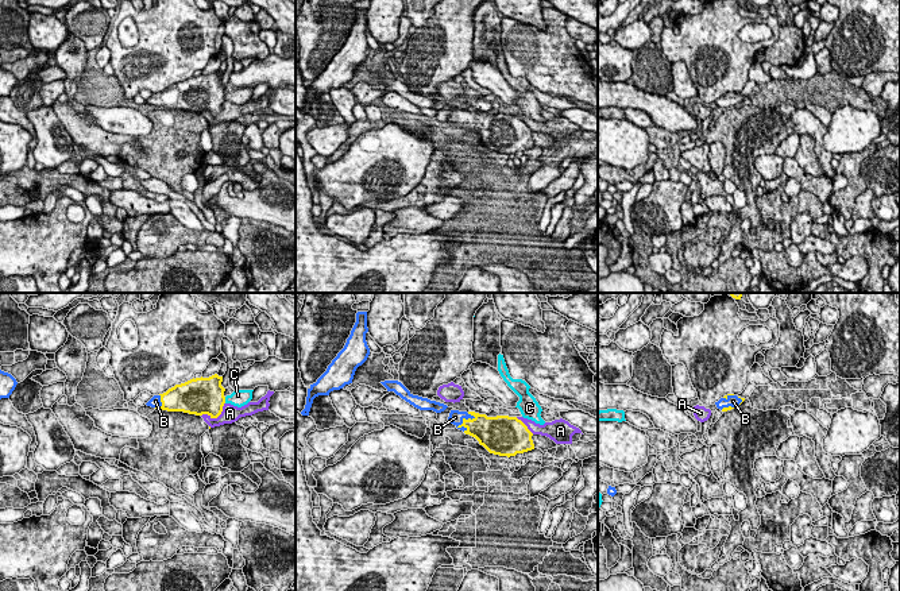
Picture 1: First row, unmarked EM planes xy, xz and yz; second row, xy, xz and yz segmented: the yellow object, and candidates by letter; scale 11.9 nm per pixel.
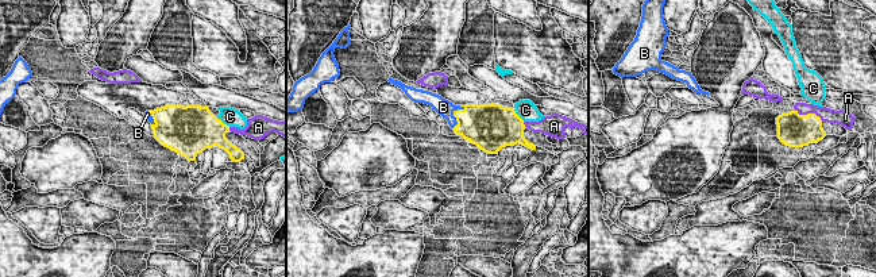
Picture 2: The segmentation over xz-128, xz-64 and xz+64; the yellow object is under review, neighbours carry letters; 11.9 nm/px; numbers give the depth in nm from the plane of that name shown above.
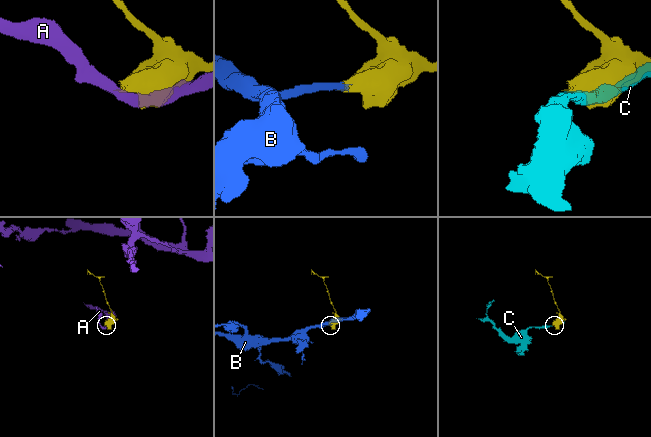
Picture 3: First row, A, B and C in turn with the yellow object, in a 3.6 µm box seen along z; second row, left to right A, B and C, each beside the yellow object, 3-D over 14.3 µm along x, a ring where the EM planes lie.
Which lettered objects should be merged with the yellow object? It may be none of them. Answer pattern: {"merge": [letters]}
{"merge": ["B"]}

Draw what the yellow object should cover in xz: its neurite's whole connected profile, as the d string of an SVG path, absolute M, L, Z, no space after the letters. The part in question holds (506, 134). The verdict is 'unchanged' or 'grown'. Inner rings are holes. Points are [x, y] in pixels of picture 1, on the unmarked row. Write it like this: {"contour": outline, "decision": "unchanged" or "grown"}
{"contour": "M451 108L448 120L475 135L494 152L510 155L534 147L533 131L517 115Z", "decision": "grown"}

